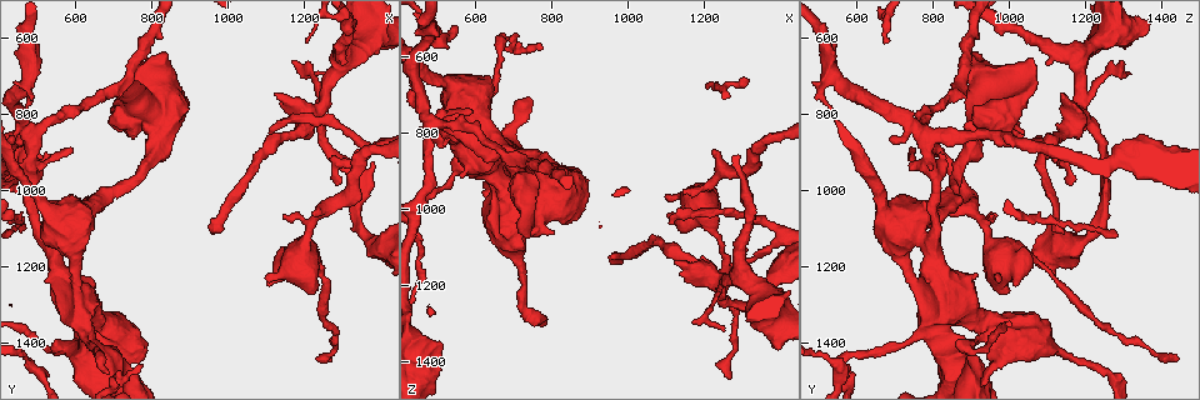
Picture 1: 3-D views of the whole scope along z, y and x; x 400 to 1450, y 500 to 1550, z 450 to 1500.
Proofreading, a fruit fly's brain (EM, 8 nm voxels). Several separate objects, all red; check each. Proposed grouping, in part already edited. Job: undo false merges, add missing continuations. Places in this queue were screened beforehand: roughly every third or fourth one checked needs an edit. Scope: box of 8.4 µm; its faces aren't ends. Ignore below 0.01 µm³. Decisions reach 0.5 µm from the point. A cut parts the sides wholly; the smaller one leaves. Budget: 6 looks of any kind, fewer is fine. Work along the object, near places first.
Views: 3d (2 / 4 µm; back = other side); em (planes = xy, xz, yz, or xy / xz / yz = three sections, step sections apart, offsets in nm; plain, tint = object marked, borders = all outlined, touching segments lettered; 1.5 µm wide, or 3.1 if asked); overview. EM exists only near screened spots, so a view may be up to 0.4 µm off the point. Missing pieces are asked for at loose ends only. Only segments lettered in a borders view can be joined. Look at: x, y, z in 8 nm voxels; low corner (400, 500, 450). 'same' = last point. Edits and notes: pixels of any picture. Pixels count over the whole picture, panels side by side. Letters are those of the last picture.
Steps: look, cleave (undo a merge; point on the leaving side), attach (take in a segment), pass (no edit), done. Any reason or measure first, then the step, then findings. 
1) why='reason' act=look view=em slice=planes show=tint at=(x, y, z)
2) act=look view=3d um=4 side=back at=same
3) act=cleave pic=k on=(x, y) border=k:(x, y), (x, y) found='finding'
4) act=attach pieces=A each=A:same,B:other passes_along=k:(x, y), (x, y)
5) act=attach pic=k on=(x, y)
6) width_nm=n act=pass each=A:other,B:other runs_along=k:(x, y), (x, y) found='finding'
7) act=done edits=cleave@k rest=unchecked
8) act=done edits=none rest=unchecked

why='end of a long branch' act=look view=em slice=xy step=4 show=borders at=(955, 1110, 1145)

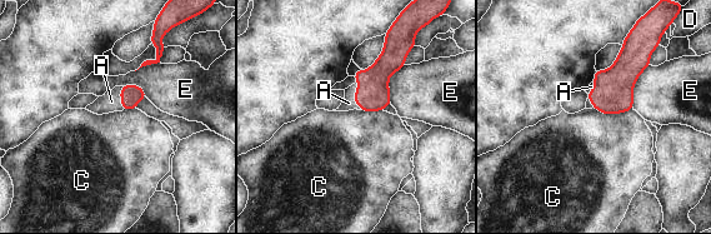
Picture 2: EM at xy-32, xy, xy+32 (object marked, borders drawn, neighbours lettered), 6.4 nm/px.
why='another direction' act=look view=em slice=planes show=borders at=same

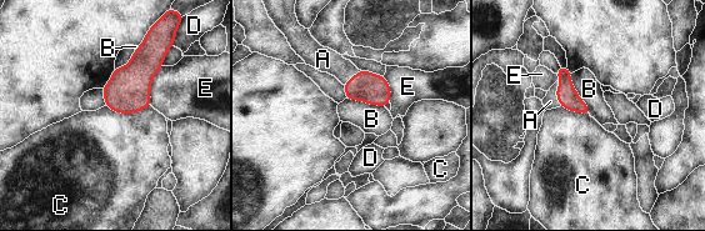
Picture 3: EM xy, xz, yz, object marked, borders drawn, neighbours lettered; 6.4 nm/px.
width_nm=110 longest_contact=B:300nm act=attach pieces=A each=A:same,B:other,C:other,D:other,E:other found='the neuron continues'

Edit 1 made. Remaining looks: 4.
why='thick end' act=look view=em slice=planes show=borders at=(1100, 1250, 1005)

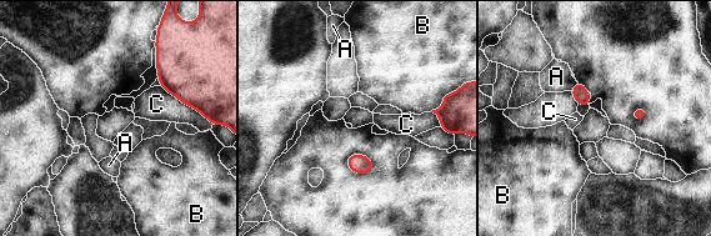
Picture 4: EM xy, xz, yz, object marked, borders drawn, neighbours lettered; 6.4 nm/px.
act=pass each=A:other,B:other,C:other border=4:(160, 84), (189, 106) found='no lettered segment goes on from it'

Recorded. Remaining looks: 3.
why='an open end' act=look view=em slice=xz step=4 show=tint at=(770, 1460, 580)

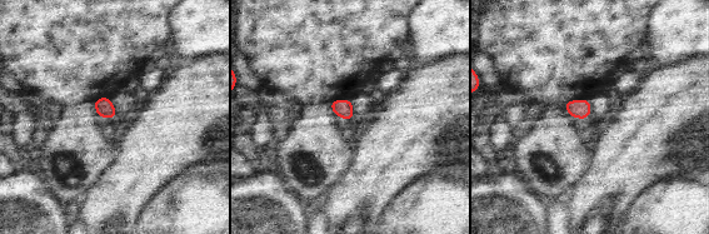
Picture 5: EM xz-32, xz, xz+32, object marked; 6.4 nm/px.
why='cut it another way' act=look view=em slice=yz step=8 show=tint at=same

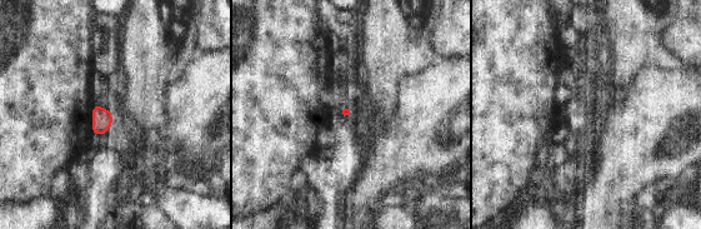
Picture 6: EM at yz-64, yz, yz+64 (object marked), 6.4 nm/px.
act=look view=em slice=yz step=8 show=borders at=same

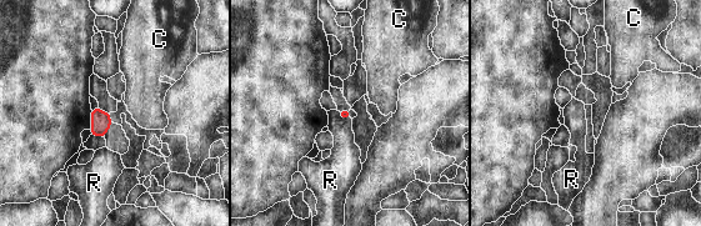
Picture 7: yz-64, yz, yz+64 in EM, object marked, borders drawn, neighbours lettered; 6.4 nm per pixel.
act=pass each=C:other,R:other border=7:(338, 111), (341, 117), (350, 119) found='none of them fits'

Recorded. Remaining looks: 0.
act=done edits=attach@3 rest=unchecked

